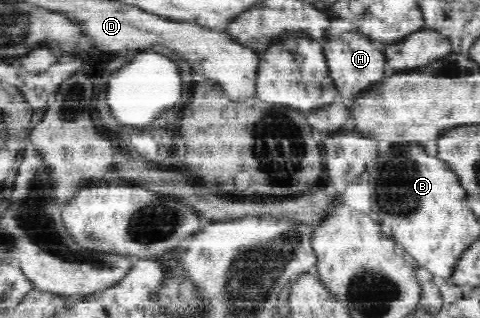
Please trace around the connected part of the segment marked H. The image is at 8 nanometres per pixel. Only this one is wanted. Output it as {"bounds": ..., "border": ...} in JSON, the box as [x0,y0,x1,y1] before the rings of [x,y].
{"bounds":[323,33,386,99],"border":[[[342,33],[332,39],[324,39],[323,47],[325,58],[328,59],[328,71],[336,89],[344,99],[356,99],[362,97],[362,91],[374,89],[374,86],[386,78],[386,55],[384,45],[368,39],[362,33]]]}

